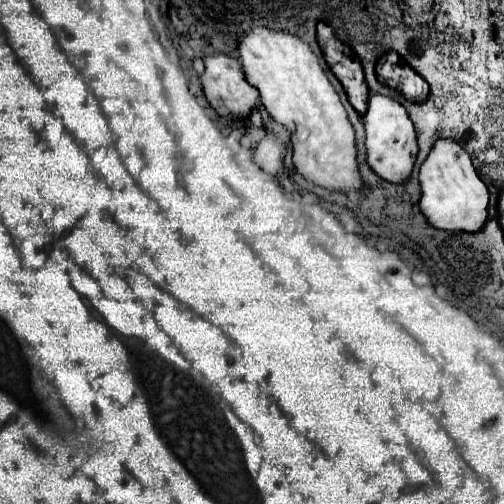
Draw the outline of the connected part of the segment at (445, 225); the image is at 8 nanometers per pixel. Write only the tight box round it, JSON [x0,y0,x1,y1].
[419,139,489,231]

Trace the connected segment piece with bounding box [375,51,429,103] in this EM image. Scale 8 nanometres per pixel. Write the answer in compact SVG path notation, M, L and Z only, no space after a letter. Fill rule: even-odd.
M387 51L385 55L381 55L375 71L377 71L377 79L383 85L397 89L409 101L419 103L425 101L429 95L429 85L395 51Z

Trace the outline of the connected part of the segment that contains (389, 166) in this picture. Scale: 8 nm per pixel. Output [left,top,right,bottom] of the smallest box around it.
[363,95,417,183]

